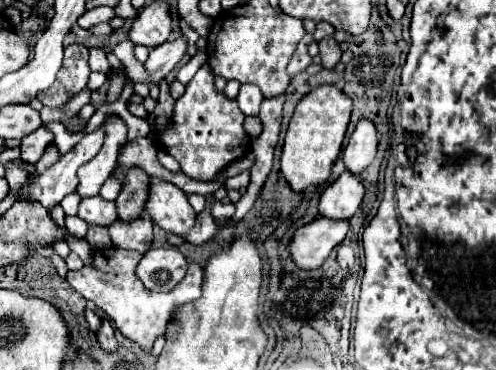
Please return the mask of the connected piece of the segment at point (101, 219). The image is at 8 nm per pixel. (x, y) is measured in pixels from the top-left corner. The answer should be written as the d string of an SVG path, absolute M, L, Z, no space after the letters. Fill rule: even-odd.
M84 197L78 207L78 217L84 219L88 225L110 225L116 221L116 205L112 201L96 197Z

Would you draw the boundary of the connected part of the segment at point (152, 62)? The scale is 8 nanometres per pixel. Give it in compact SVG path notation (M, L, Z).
M180 35L174 41L166 41L150 49L150 57L146 59L144 67L150 71L150 77L154 79L154 83L158 83L174 69L174 65L184 57L186 47L188 47L188 41L184 35Z

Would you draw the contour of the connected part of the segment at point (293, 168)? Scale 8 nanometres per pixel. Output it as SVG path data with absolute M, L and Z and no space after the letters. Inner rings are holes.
M318 85L298 101L286 131L280 157L282 173L294 191L304 191L306 187L320 185L330 177L332 163L342 151L344 135L350 123L350 111L352 99L336 85Z

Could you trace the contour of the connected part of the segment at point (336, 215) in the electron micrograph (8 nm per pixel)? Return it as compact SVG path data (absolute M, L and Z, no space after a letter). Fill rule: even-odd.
M344 171L334 183L330 183L318 199L318 213L326 219L350 219L362 203L364 187L360 177Z

